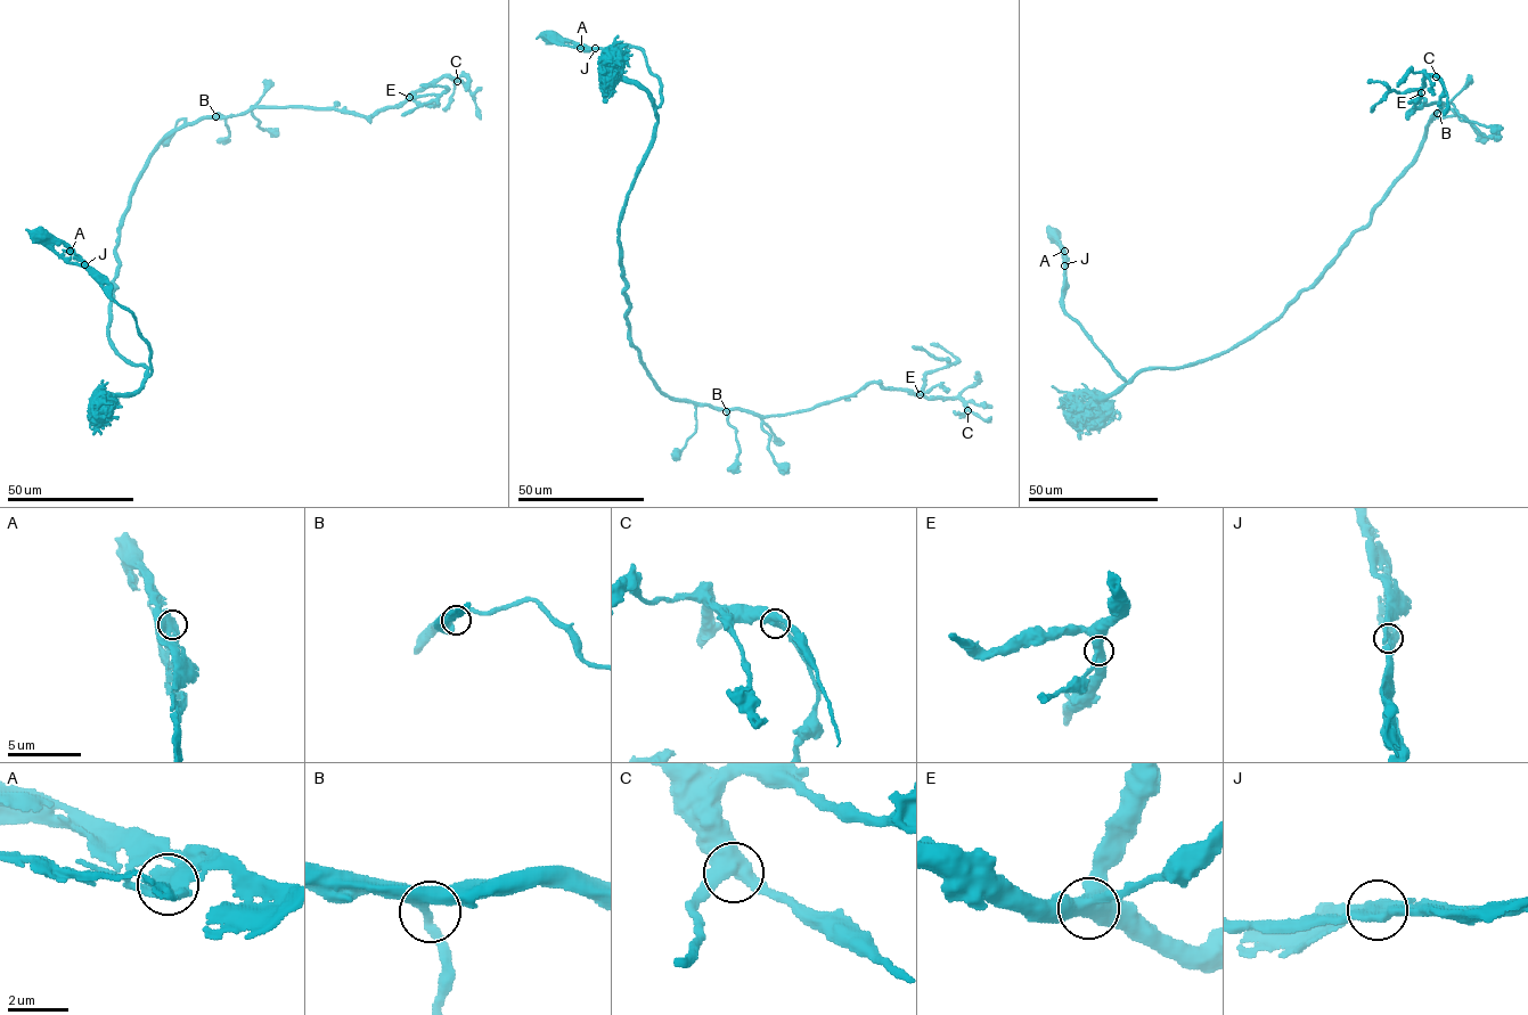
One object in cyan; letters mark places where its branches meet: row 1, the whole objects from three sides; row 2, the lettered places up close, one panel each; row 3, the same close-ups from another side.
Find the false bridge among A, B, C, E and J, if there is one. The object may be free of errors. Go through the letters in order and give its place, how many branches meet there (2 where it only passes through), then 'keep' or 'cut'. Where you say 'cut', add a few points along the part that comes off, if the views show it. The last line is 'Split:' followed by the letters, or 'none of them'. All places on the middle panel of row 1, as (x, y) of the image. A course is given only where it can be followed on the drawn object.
A: place (580, 48); branches 4; keep
B: place (726, 411); branches 3; keep
C: place (967, 410); branches 3; keep
E: place (920, 394); branches 3; keep
J: place (595, 48); branches 3; keep
Split: none of them

